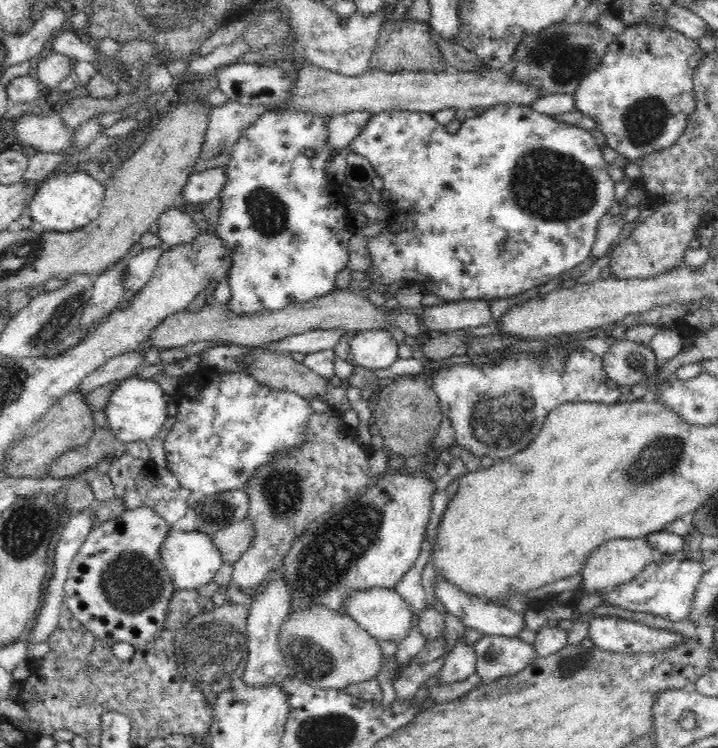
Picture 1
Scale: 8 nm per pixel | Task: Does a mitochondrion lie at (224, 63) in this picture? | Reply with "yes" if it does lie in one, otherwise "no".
no

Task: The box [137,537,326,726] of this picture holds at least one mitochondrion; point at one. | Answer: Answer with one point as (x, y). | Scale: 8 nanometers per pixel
(212, 651)

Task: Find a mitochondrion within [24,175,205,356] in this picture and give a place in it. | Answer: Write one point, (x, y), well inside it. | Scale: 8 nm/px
(68, 310)

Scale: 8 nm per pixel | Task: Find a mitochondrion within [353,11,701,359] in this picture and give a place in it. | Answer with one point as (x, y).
(551, 186)

